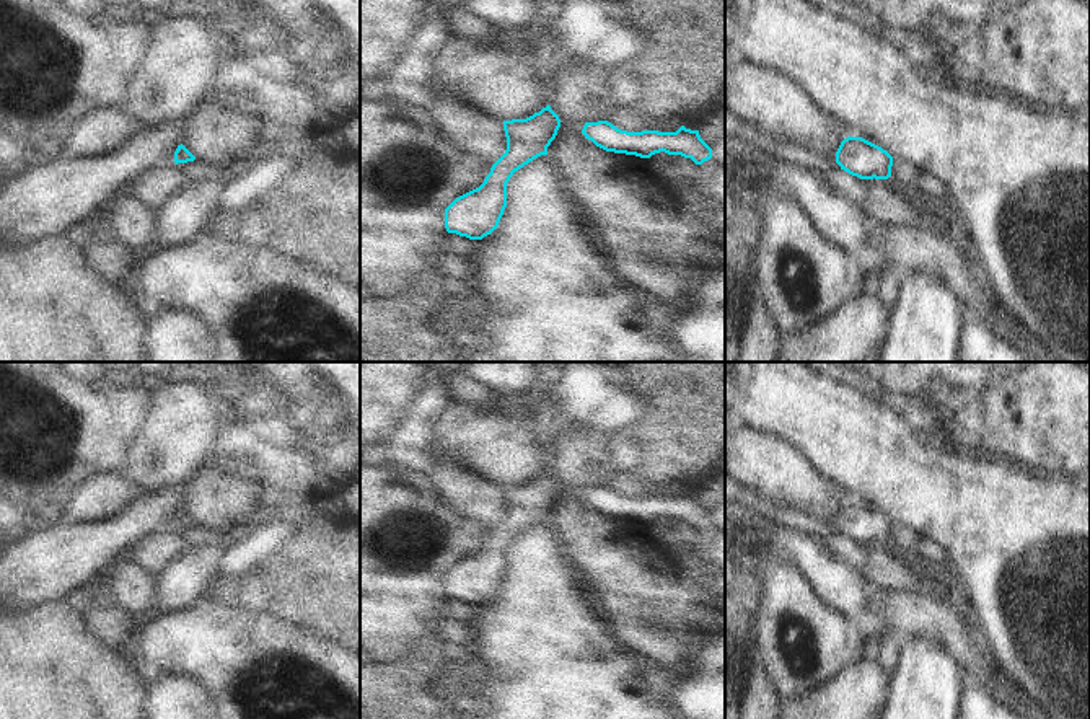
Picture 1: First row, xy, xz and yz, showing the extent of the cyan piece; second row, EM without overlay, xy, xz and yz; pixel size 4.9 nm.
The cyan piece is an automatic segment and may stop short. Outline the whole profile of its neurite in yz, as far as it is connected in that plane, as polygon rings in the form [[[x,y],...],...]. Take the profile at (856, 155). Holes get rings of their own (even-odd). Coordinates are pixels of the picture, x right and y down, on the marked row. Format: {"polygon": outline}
{"polygon": [[[849,135],[836,152],[836,163],[841,170],[860,179],[888,179],[891,176],[893,157],[862,137]]]}

